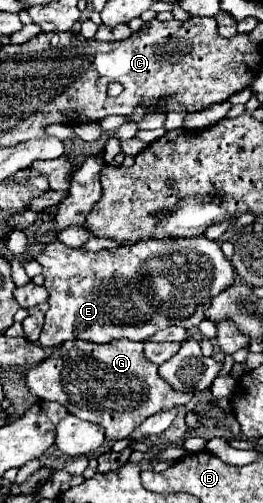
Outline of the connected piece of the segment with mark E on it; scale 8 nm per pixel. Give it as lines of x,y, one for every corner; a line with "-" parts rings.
205,236
199,238
165,238
135,242
117,250
89,252
85,248
69,248
59,240
43,244
43,252
35,258
43,266
43,286
49,290
49,310
45,314
45,326
39,338
41,346
59,346
67,340
87,340
95,344
107,344
111,340
129,338
145,342
157,330
171,324
181,324
185,330
199,326
211,298
231,286
233,266
225,260
221,246

